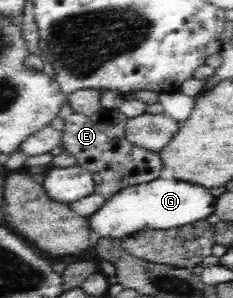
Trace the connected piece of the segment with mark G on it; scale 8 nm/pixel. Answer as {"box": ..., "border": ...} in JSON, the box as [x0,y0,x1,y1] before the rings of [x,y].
{"box":[88,179,217,240],"border":[[[154,179],[153,182],[127,187],[107,200],[99,211],[88,217],[91,231],[99,237],[123,240],[143,228],[181,227],[213,214],[217,199],[205,188],[183,180]]]}

